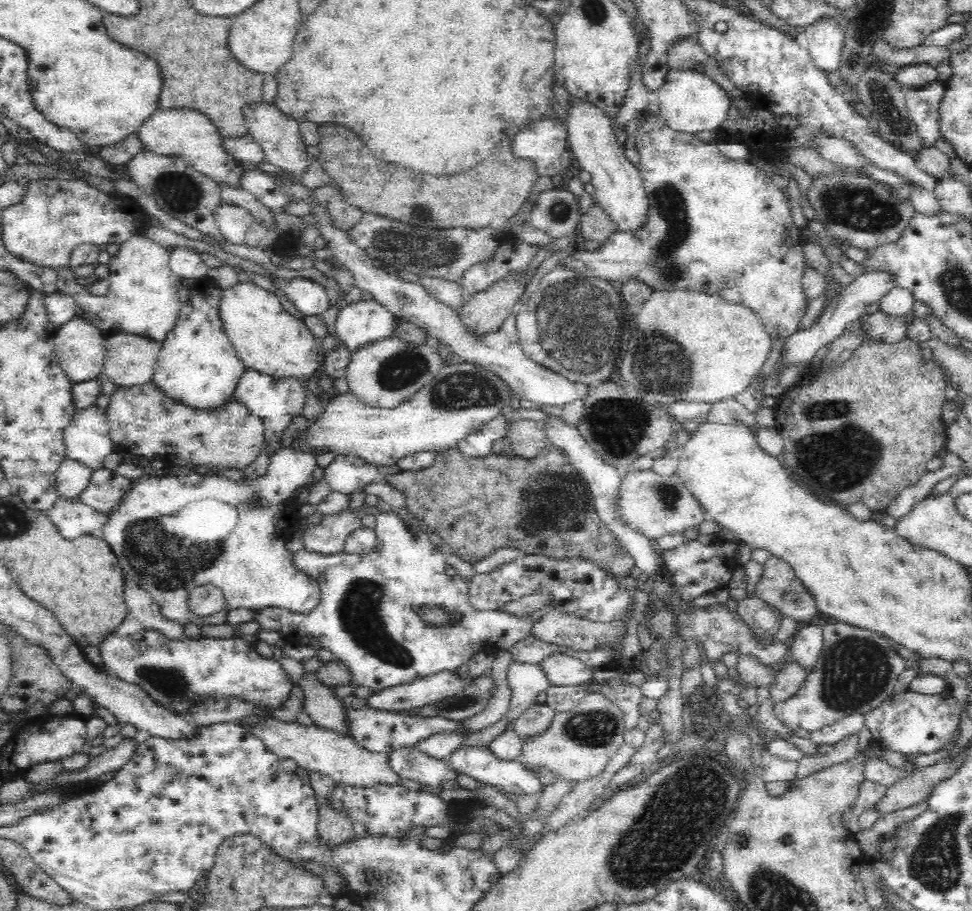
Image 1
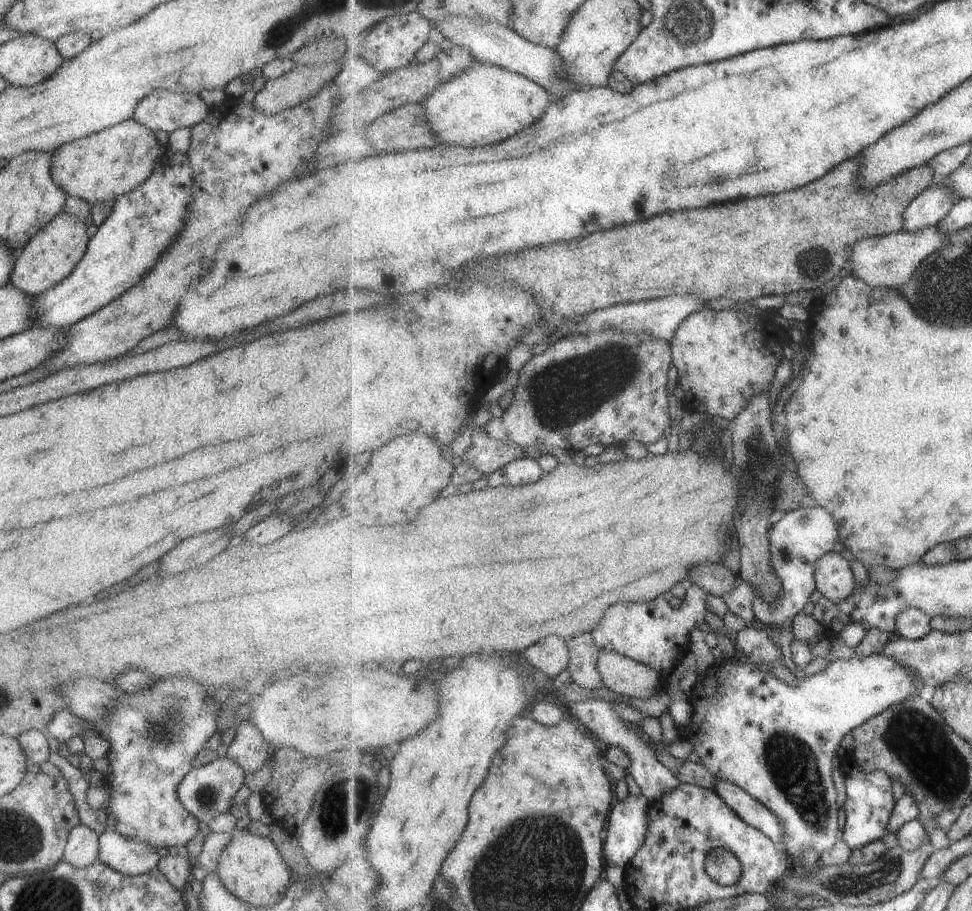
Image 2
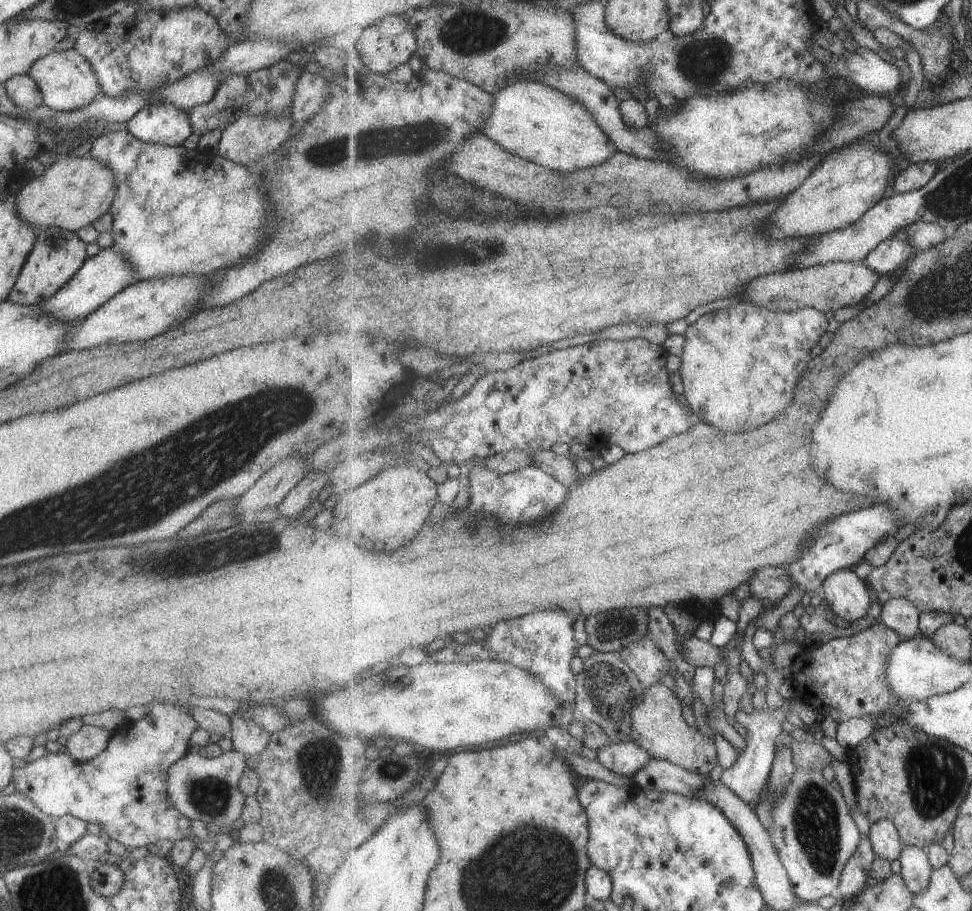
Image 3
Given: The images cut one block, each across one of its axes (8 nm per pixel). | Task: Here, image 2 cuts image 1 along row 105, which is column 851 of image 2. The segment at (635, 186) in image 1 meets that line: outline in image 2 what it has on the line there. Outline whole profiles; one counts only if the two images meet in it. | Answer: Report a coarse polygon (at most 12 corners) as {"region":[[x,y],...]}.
{"region":[[819,558],[817,589],[835,604],[857,588],[849,560]]}

